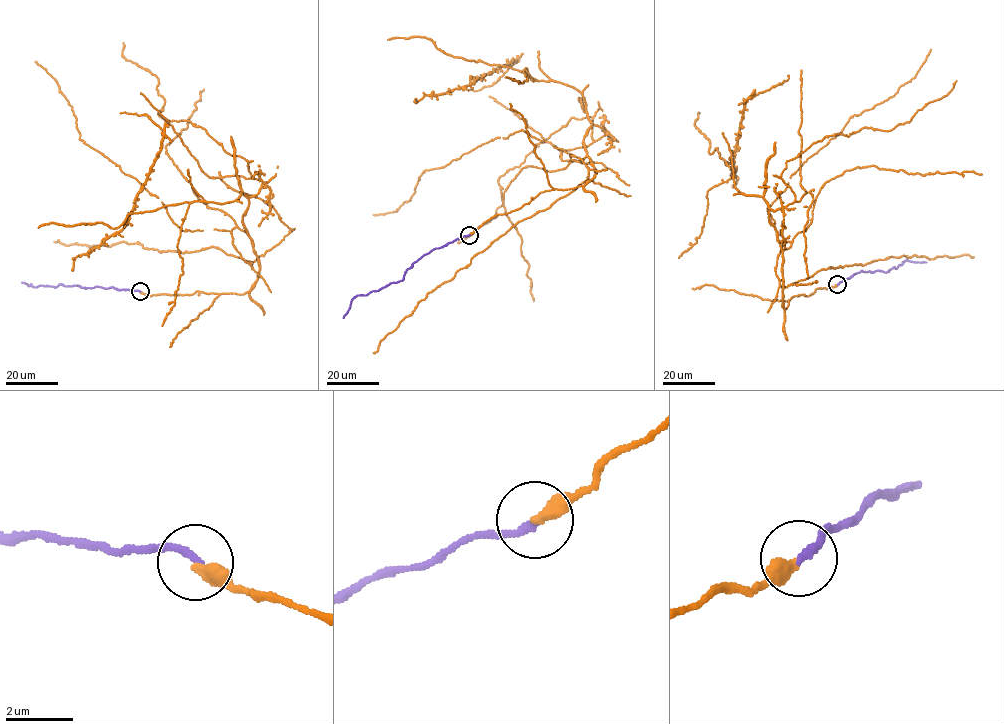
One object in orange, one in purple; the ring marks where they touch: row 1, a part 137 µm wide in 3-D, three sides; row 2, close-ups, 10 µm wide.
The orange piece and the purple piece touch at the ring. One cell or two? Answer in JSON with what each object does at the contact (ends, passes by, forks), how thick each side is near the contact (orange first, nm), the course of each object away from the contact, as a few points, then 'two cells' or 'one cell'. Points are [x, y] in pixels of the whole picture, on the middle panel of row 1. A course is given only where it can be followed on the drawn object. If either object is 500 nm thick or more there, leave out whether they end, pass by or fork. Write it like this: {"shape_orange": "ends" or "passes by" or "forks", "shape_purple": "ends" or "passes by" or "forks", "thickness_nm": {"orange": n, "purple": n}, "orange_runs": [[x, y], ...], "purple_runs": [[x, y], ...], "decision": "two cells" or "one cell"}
{"shape_orange": "ends", "shape_purple": "ends", "thickness_nm": {"orange": 400, "purple": 220}, "orange_runs": [[469, 234], [584, 185], [583, 139], [603, 130], [573, 117], [536, 145], [459, 242]], "purple_runs": [[469, 234], [423, 255], [401, 281], [366, 295], [357, 295], [343, 318]], "decision": "one cell"}

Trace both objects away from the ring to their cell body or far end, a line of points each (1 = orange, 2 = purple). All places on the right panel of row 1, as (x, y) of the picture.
1: (837, 284), (784, 309), (769, 210), (793, 202), (786, 163), (826, 136), (909, 122), (956, 80)
2: (837, 284), (861, 271), (887, 272), (906, 260), (926, 262)

